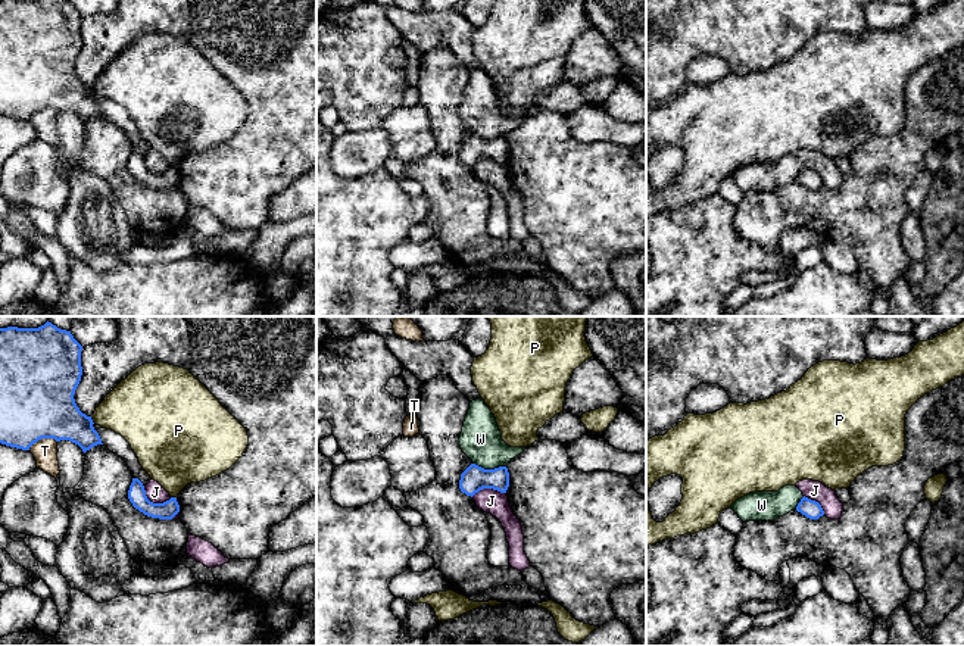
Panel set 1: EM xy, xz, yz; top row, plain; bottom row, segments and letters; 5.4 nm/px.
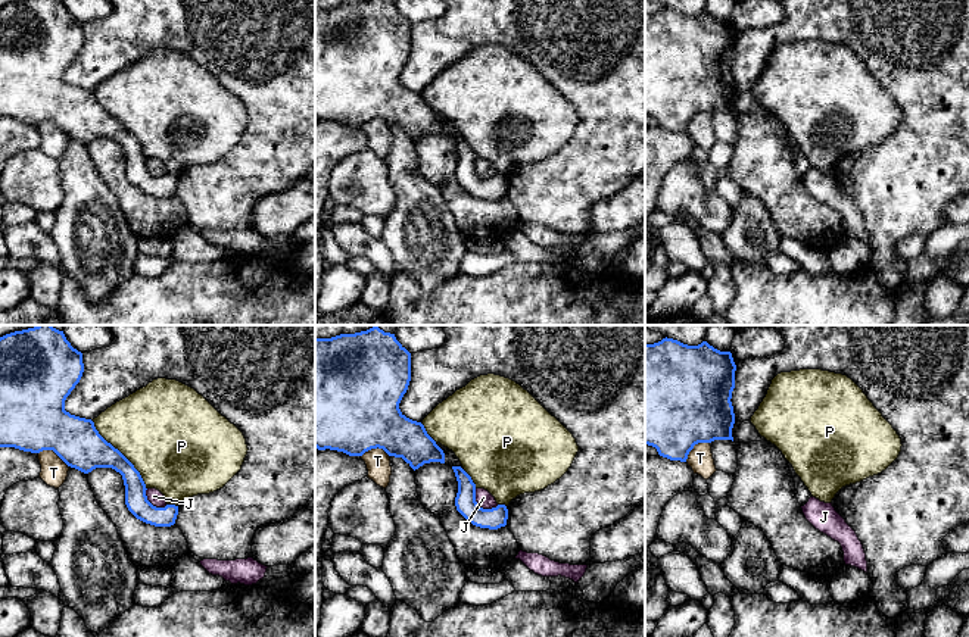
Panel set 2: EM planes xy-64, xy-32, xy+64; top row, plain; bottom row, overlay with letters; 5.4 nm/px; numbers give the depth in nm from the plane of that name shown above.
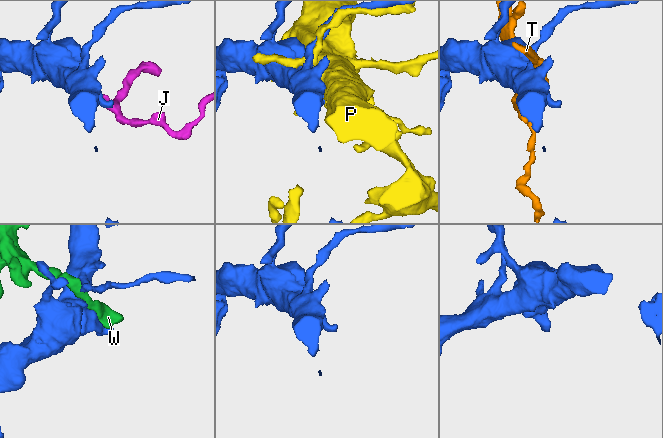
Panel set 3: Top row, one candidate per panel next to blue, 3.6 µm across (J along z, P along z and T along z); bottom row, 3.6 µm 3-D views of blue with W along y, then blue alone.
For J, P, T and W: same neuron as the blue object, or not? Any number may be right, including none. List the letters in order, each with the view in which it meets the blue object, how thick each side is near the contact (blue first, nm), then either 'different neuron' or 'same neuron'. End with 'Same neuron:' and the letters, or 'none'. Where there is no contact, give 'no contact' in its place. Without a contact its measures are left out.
J: contact in xy; calibres 100 and 100 nm; different neuron
P: contact in xy; calibres 320 and 320 nm; different neuron
T: contact in xy; calibres 400 and 140 nm; different neuron
W: contact in xz; calibres 140 and 220 nm; different neuron
Same neuron: none

